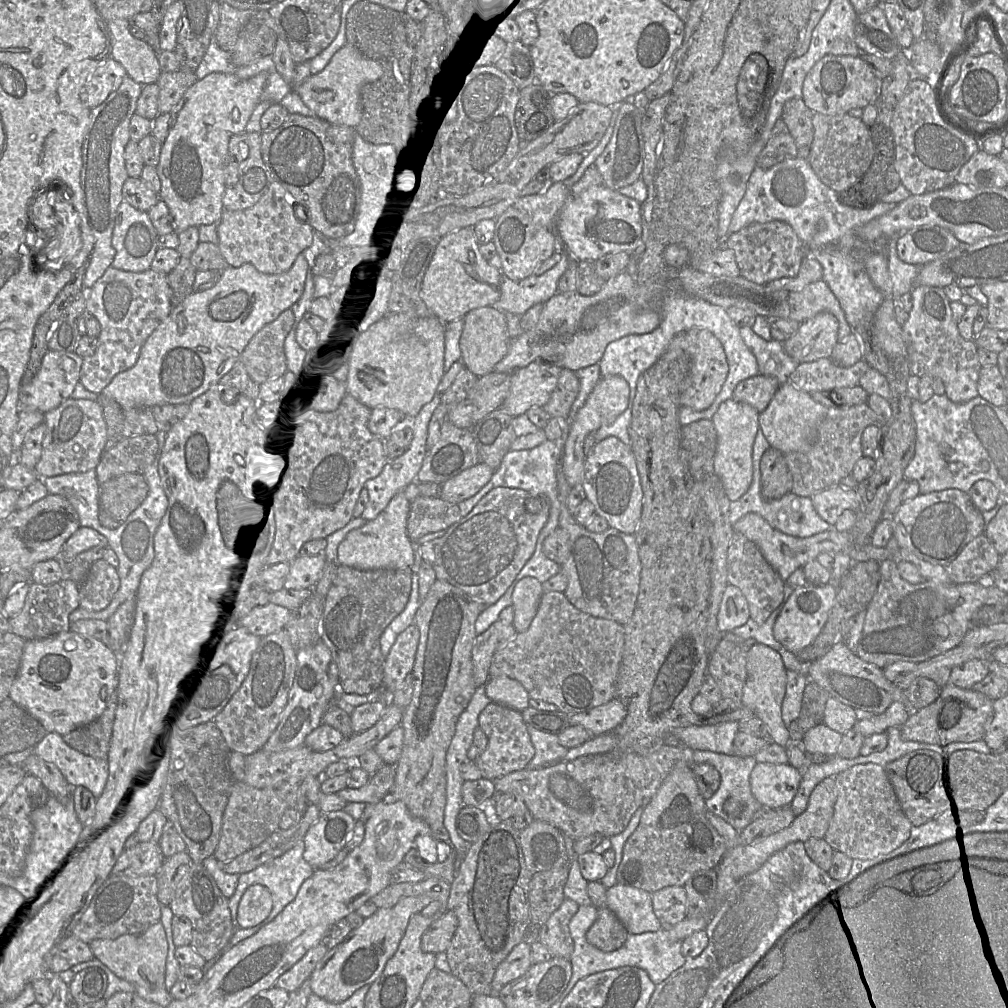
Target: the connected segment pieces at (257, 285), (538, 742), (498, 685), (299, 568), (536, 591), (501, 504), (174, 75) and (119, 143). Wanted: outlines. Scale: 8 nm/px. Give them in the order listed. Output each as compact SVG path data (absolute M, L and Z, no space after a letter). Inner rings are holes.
M300 253L292 267L281 274L264 274L252 264L227 266L216 283L204 291L194 291L175 306L168 317L144 342L138 360L128 370L118 373L101 395L115 400L124 408L152 408L163 404L190 404L192 400L218 385L235 364L251 338L264 326L291 308L302 296L308 272L308 262Z
M527 723L526 727L535 748L529 768L541 768L563 760L569 748L559 743L557 734L540 731Z
M507 676L490 677L485 693L491 702L523 711L529 706L529 695L523 685Z
M323 552L313 556L298 555L290 564L283 588L286 590L313 589L321 578L326 563Z
M534 577L522 578L516 584L512 594L514 608L512 624L518 633L529 628L537 613L543 593L542 583Z
M509 487L494 488L475 505L473 510L468 515L462 517L459 521L452 524L446 530L446 533L442 537L431 540L425 544L420 544L419 554L424 562L427 562L429 565L432 566L432 568L436 573L437 579L445 580L451 583L455 587L469 594L474 599L482 601L488 606L490 606L496 603L505 594L507 589L515 580L518 573L522 570L527 561L532 557L536 548L536 542L539 537L539 534L548 520L549 510L550 510L549 502L547 498L542 495L532 495L529 492L519 488L509 488Z
M179 69L175 72L161 73L159 87L159 112L171 113L186 91L197 81L195 72Z
M127 74L119 88L91 109L90 122L82 144L82 166L80 174L82 222L87 222L94 237L88 265L83 279L83 291L87 292L96 281L112 266L115 249L112 246L112 233L117 209L123 201L122 187L129 177L125 167L124 151L130 141L130 120L135 114L137 100L143 85Z

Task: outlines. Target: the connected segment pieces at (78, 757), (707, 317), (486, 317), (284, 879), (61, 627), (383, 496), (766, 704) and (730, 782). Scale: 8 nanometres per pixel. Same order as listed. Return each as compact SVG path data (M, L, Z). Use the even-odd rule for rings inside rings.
M48 732L32 750L34 755L54 763L71 786L85 786L95 797L102 792L109 772L107 758L92 757L80 753L68 746L63 737L56 732Z
M670 293L660 304L661 321L659 326L650 333L632 334L624 336L608 344L599 362L601 377L621 376L629 384L630 399L627 409L610 425L600 427L593 433L595 441L599 442L607 437L616 437L630 446L629 426L632 418L632 404L636 394L639 377L649 369L667 350L670 342L680 333L691 328L703 328L712 332L721 342L729 366L729 372L720 393L714 403L721 403L731 399L737 384L759 373L757 359L747 347L740 335L740 327L734 324L726 309L711 304L705 300L689 296L684 293Z
M493 307L473 309L464 317L460 336L461 361L474 375L484 376L508 353L510 347L508 323L503 313Z
M299 841L293 848L285 852L280 857L265 863L263 865L260 865L256 867L255 869L240 874L238 883L235 889L235 892L233 895L229 898L228 906L231 912L231 919L232 924L234 926L234 930L240 928L238 927L237 923L237 909L240 902L240 899L245 892L245 890L254 884L265 886L272 896L273 901L273 907L269 914L269 916L263 920L261 924L264 924L264 922L271 922L290 902L292 902L301 885L305 880L307 880L315 871L315 869L303 858L303 852L304 852L304 841Z
M68 577L51 585L30 583L30 588L22 610L8 618L10 630L14 634L28 640L51 638L70 631L69 615L80 606L79 584Z
M435 394L433 399L425 404L413 419L406 419L412 427L413 437L408 450L401 456L388 460L381 473L373 479L365 482L364 488L368 492L369 500L361 515L367 522L375 519L389 504L391 499L411 483L416 482L416 477L421 469L423 460L427 455L426 441L428 437L428 425L436 407L440 404L441 394Z
M755 643L747 650L747 681L743 689L742 702L768 727L772 742L787 747L791 741L789 731L781 715L786 692L787 669L781 655L771 647Z
M693 750L692 759L694 764L708 763L718 770L720 774L719 788L712 797L706 800L706 807L709 811L732 825L738 832L741 832L745 827L757 819L755 818L756 812L762 808L766 808L761 805L751 791L750 775L754 766L758 763L754 757L739 757L709 750ZM731 796L739 798L742 802L743 810L738 817L729 816L723 809L724 802Z

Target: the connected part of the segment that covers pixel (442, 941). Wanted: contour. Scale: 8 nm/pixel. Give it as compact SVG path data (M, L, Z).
M446 911L433 922L422 936L423 951L438 954L446 952L458 927L458 919L454 912Z

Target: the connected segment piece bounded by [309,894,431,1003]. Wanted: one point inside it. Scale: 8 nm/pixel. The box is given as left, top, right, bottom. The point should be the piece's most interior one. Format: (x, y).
(360, 959)

